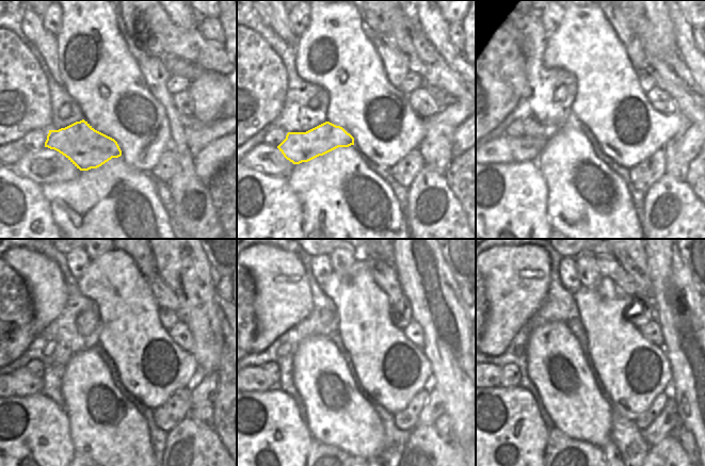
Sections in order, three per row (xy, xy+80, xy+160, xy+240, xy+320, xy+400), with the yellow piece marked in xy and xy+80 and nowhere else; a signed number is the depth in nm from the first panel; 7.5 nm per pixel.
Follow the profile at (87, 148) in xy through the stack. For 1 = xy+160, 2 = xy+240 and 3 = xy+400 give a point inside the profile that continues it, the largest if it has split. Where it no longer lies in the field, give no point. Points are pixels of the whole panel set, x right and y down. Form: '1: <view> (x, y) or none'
1: xy+160 (527, 148)
2: xy+240 (20, 380)
3: xy+400 (497, 370)

